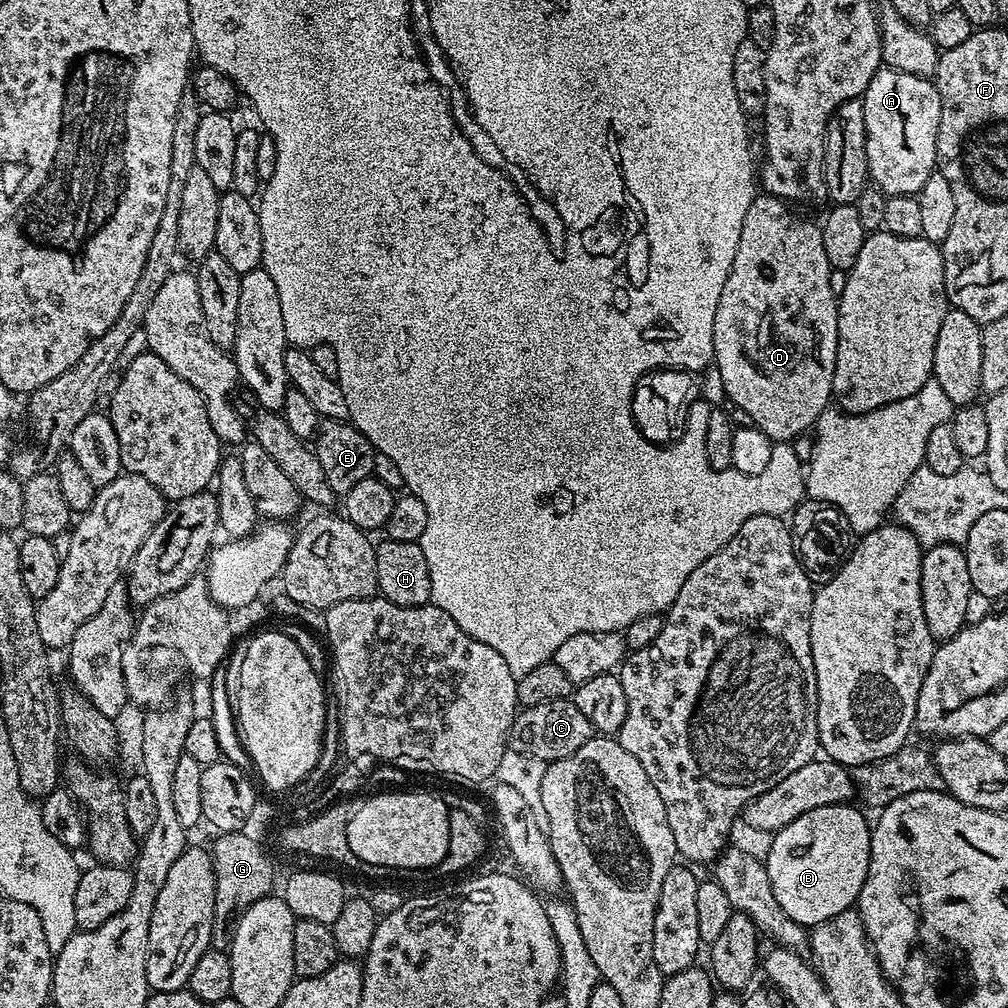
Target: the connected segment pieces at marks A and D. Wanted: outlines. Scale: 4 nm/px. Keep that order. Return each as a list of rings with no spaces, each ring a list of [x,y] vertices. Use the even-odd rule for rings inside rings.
[[[882,66],[870,78],[870,86],[866,86],[864,95],[864,117],[866,118],[866,158],[868,159],[868,175],[875,187],[882,189],[888,196],[914,196],[926,186],[926,178],[937,171],[936,139],[938,138],[938,122],[942,114],[940,95],[931,79],[895,72],[893,68]]]
[[[758,194],[750,202],[750,210],[746,210],[746,218],[742,218],[742,235],[738,237],[738,250],[734,254],[734,262],[730,274],[726,278],[726,286],[722,286],[722,298],[718,298],[718,311],[714,313],[714,367],[722,374],[722,383],[729,401],[733,400],[757,428],[761,428],[772,441],[792,442],[803,437],[804,432],[813,427],[824,408],[829,407],[833,399],[832,383],[834,382],[834,366],[838,354],[838,297],[830,290],[830,274],[832,267],[826,262],[826,250],[822,250],[822,234],[817,221],[803,220],[791,212],[789,205],[779,196]]]

